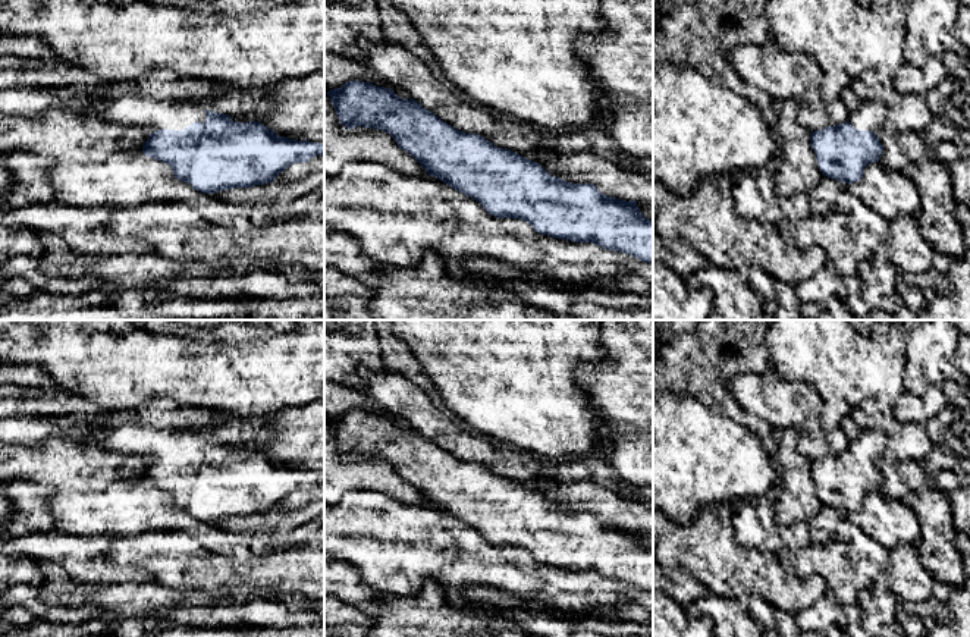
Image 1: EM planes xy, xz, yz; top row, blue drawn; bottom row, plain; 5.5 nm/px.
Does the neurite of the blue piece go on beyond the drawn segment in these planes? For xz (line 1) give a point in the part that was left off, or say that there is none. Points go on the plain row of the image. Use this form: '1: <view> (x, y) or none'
1: none

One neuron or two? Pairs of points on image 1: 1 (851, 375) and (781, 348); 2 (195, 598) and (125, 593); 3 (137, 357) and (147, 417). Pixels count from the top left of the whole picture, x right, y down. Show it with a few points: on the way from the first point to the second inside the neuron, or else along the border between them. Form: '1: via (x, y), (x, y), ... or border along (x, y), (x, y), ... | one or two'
1: via (834, 358), (821, 348), (799, 348) | one
2: via (178, 598), (143, 598) | one
3: border along (179, 404), (156, 397), (138, 407), (110, 413) | two

